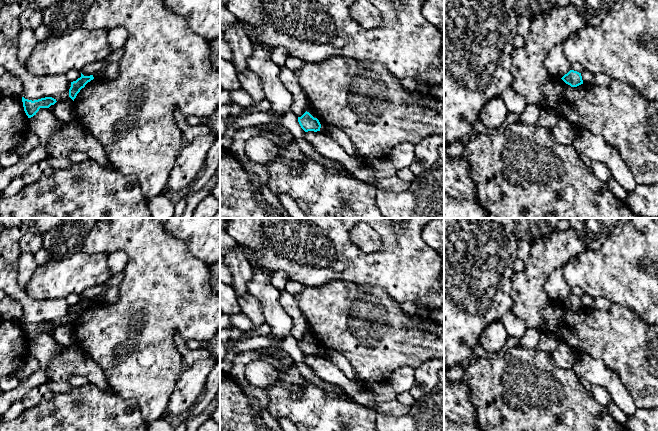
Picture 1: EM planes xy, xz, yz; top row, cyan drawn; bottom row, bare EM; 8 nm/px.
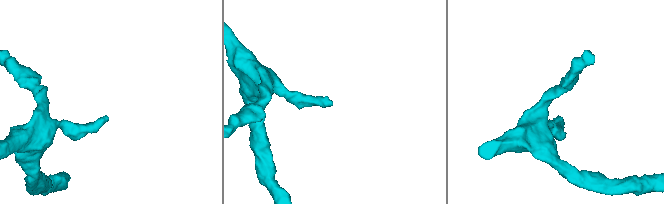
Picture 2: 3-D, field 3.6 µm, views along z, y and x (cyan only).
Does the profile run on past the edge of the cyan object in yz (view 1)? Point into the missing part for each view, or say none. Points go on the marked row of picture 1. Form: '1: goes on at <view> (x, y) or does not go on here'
1: does not go on here

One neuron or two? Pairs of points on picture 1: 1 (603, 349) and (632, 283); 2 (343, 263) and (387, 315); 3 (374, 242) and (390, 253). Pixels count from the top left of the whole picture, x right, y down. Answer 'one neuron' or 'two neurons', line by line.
1: two neurons
2: two neurons
3: two neurons

